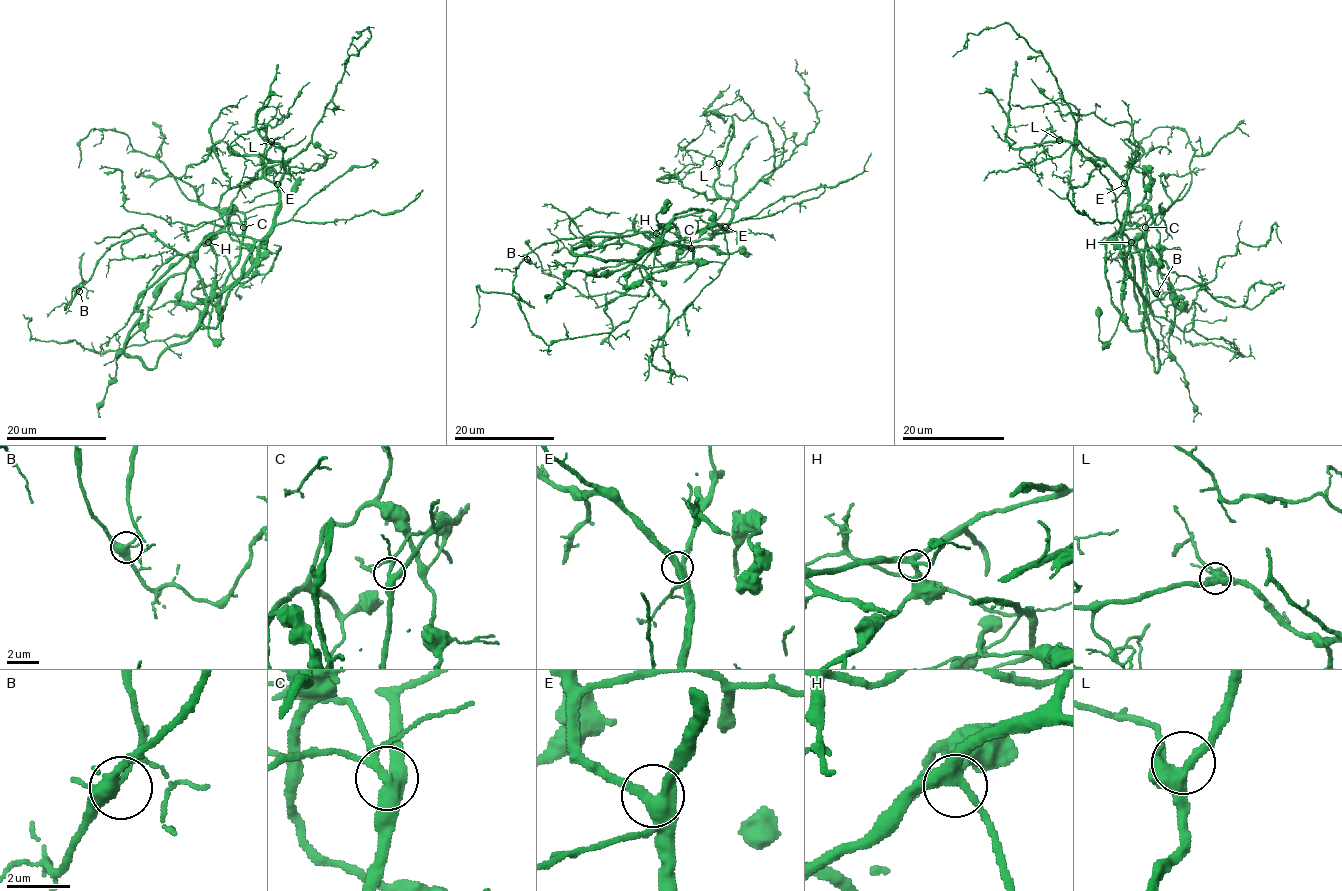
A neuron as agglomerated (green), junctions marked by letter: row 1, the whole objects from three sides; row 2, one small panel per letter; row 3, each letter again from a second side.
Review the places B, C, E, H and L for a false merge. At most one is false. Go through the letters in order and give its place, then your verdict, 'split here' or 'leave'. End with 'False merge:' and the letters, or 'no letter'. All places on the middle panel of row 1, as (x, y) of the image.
B: place (527, 259); leave
C: place (691, 248); leave
E: place (725, 227); leave
H: place (656, 233); leave
L: place (719, 163); leave
False merge: no letter

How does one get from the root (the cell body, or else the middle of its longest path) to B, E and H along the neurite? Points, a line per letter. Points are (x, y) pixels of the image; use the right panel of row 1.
B: (1129, 272), (1145, 298), (1145, 260), (1135, 249), (1142, 233), (1135, 239), (1141, 272), (1145, 282), (1156, 293)
E: (1129, 272), (1122, 241), (1122, 226), (1128, 204), (1128, 187), (1124, 183)
H: (1129, 272), (1123, 254), (1106, 240), (1114, 232), (1122, 232), (1131, 242)

